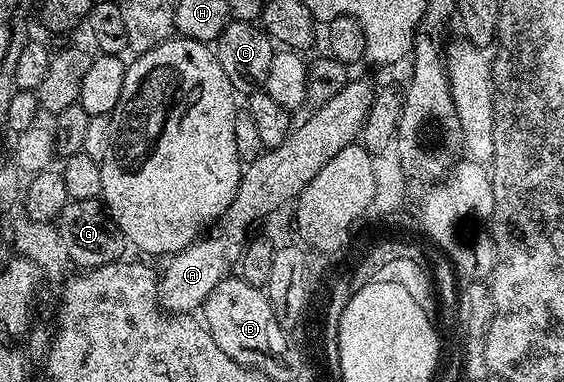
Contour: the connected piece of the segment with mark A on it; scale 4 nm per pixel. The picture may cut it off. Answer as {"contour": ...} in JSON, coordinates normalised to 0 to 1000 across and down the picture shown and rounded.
{"contour":[[[624,204],[615,225],[605,233],[605,243],[598,243],[598,254],[583,254],[583,264],[564,272],[553,288],[559,293],[532,332],[528,325],[511,351],[507,369],[498,380],[468,393],[466,406],[456,411],[456,421],[433,435],[431,461],[424,476],[424,503],[410,545],[388,571],[387,584],[372,597],[365,620],[348,626],[330,652],[316,657],[312,668],[301,670],[294,681],[296,702],[282,720],[282,798],[291,814],[330,825],[351,817],[358,806],[371,767],[378,767],[378,757],[385,757],[388,738],[411,717],[410,696],[415,702],[426,686],[433,644],[441,626],[438,602],[457,573],[484,560],[493,542],[505,539],[509,529],[514,534],[518,526],[528,524],[541,484],[548,484],[548,474],[555,474],[555,463],[562,463],[562,453],[569,453],[569,442],[576,442],[576,432],[583,432],[583,421],[590,421],[590,411],[598,411],[598,401],[605,401],[605,390],[612,390],[621,374],[628,374],[638,361],[644,319],[649,317],[665,246],[661,228],[656,228],[647,209]]]}

